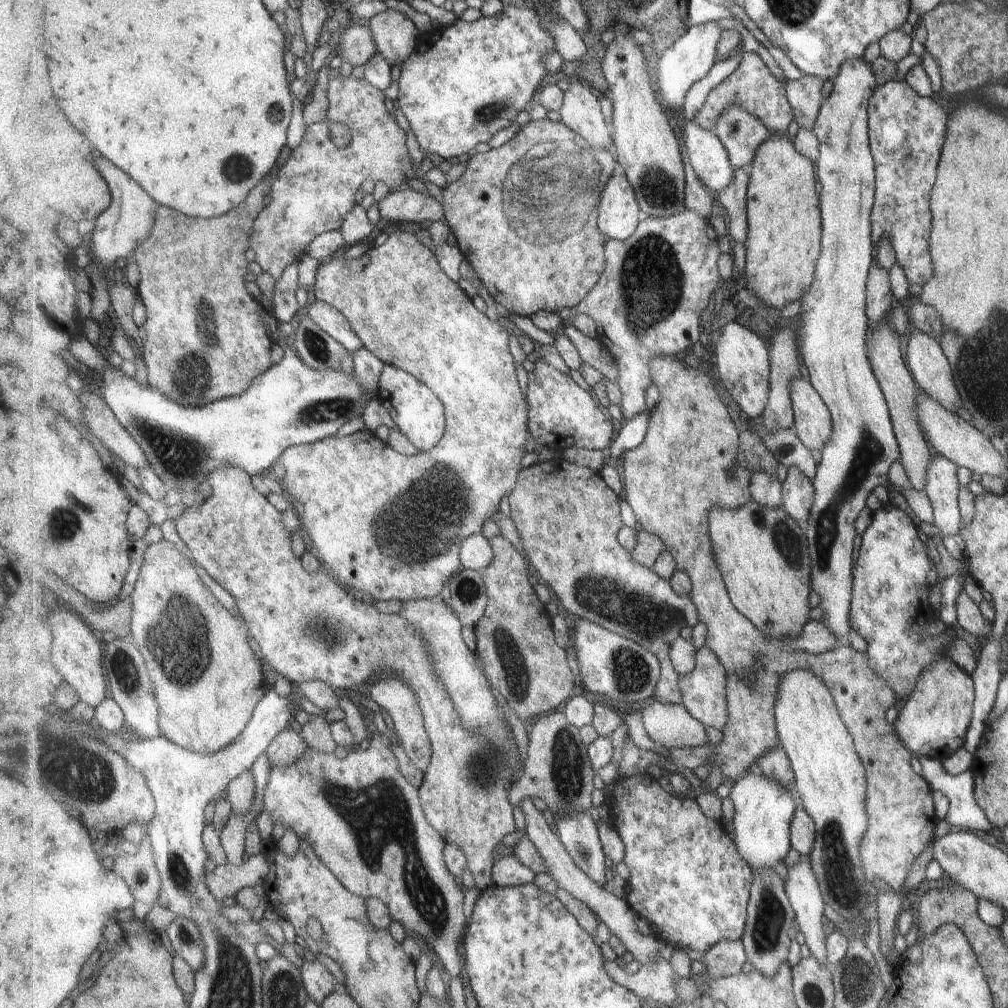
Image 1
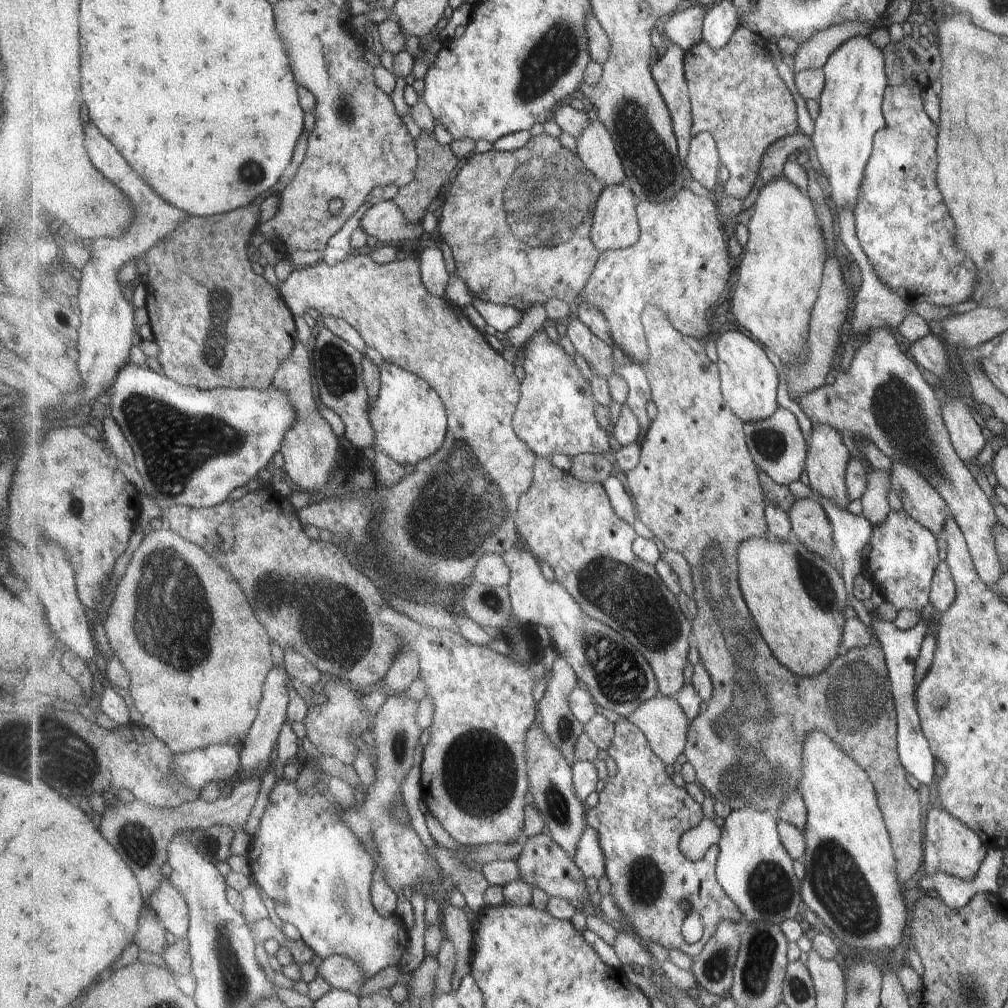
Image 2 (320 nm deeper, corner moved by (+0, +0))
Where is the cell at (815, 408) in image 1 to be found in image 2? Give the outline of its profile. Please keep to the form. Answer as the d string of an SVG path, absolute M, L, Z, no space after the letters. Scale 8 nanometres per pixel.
M813 424L811 437L808 441L808 457L806 460L806 471L810 476L809 482L812 491L818 493L819 497L826 498L835 503L840 509L845 509L849 504L846 478L846 464L850 456L841 443L841 439L835 429L829 425Z

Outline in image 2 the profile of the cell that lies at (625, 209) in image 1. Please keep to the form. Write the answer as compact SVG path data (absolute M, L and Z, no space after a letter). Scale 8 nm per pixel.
M627 184L613 185L603 190L594 212L594 225L590 234L595 246L601 252L626 249L639 242L642 231L640 230L636 206L641 201Z

